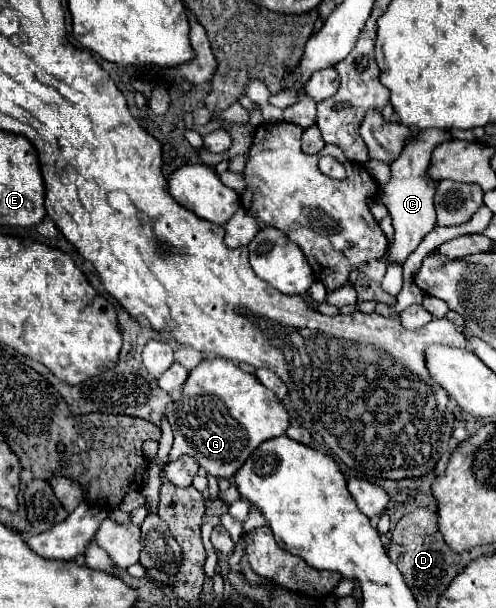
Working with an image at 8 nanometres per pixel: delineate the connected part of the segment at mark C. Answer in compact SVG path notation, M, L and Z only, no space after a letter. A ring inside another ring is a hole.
M430 128L430 130L420 130L414 138L406 140L406 146L402 148L402 154L390 164L390 180L388 184L378 188L378 196L384 202L384 206L388 208L392 220L394 220L394 242L390 246L388 258L386 262L390 264L404 264L406 258L416 250L416 246L424 240L424 236L428 232L434 230L436 226L436 210L434 210L434 192L438 182L434 182L428 174L428 166L430 166L430 154L432 150L450 140L452 136L444 130L438 128Z

